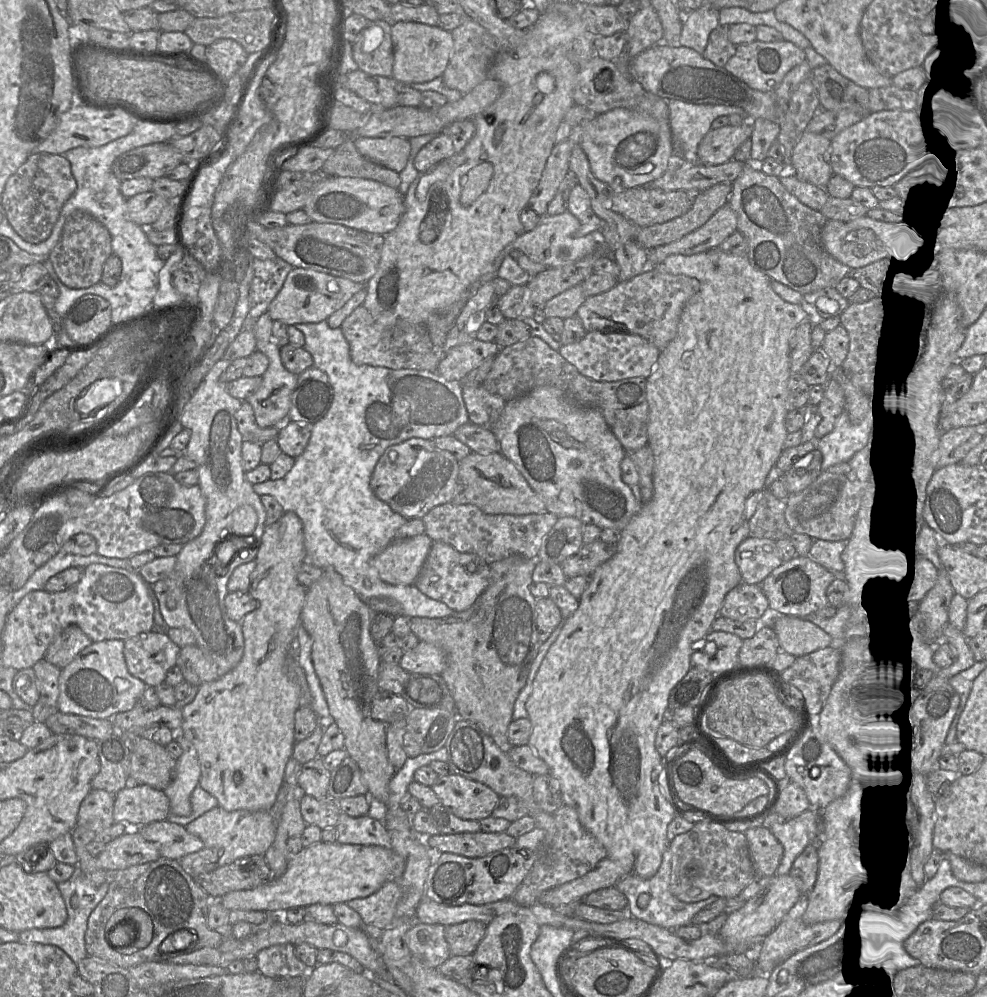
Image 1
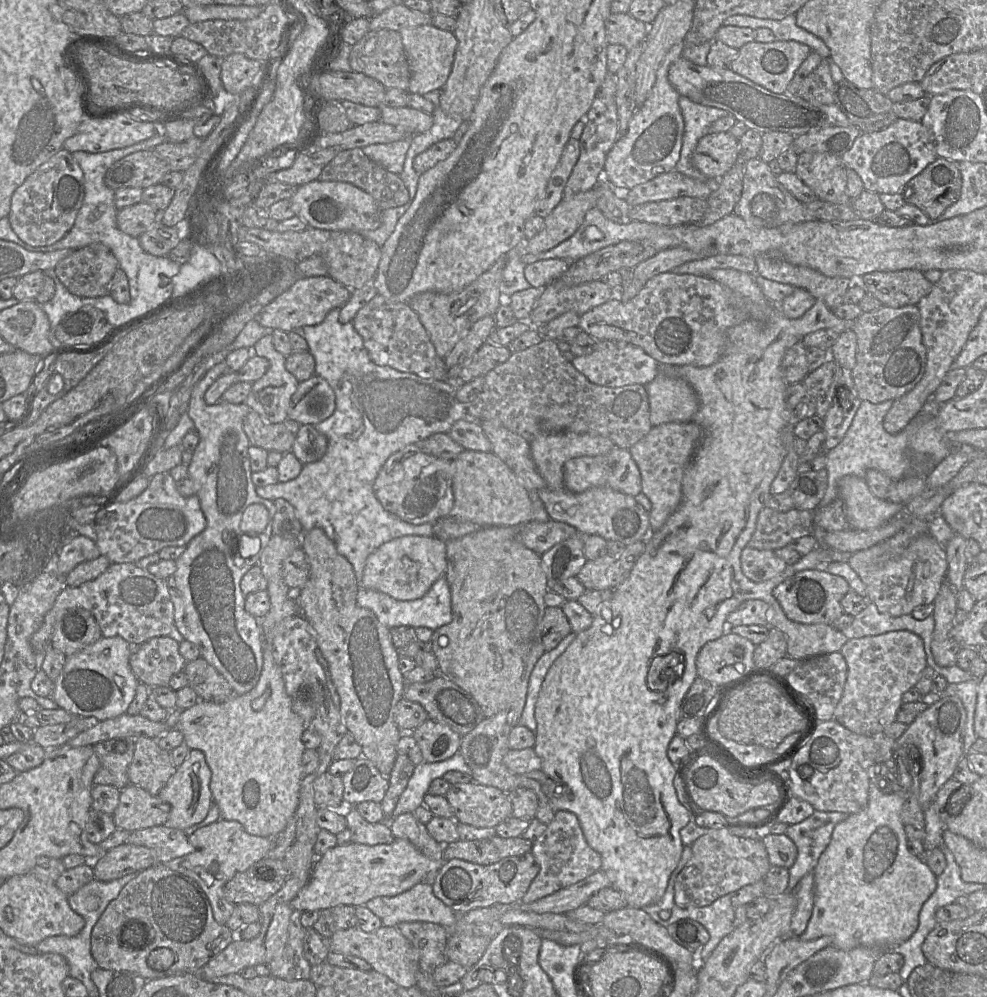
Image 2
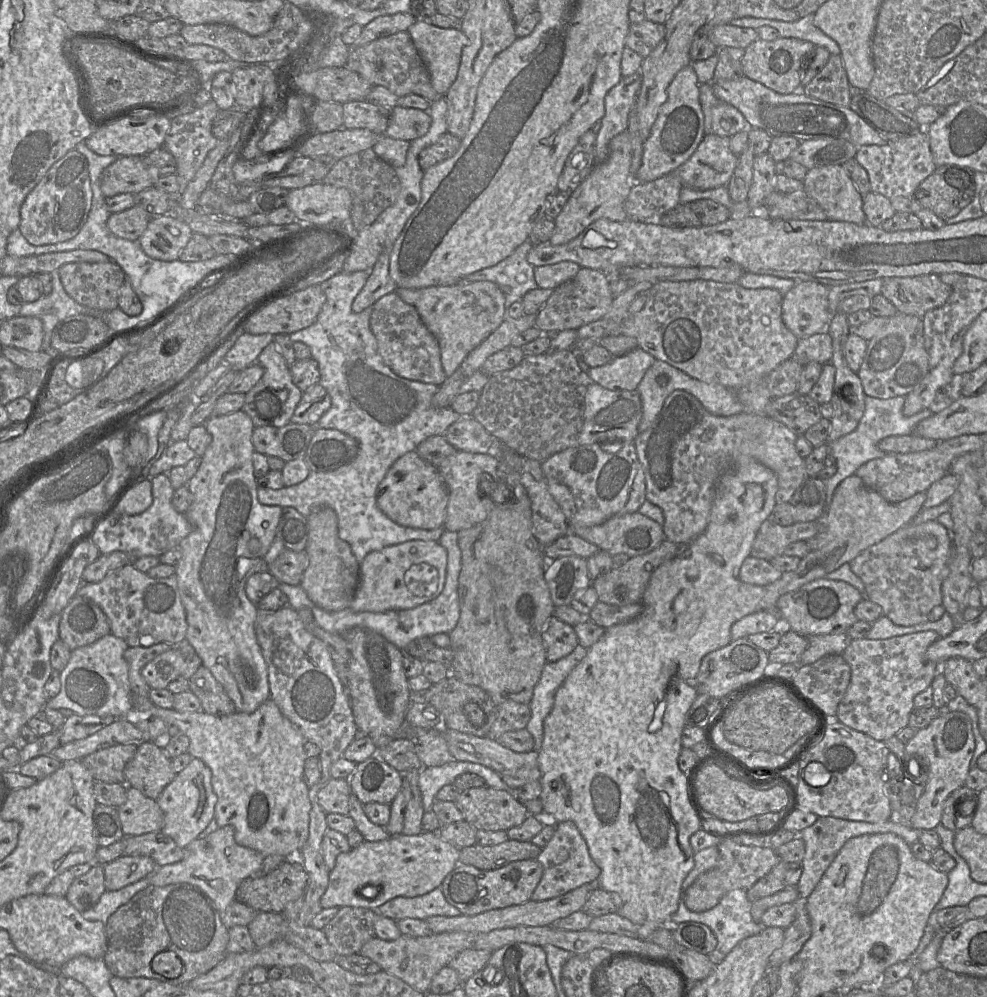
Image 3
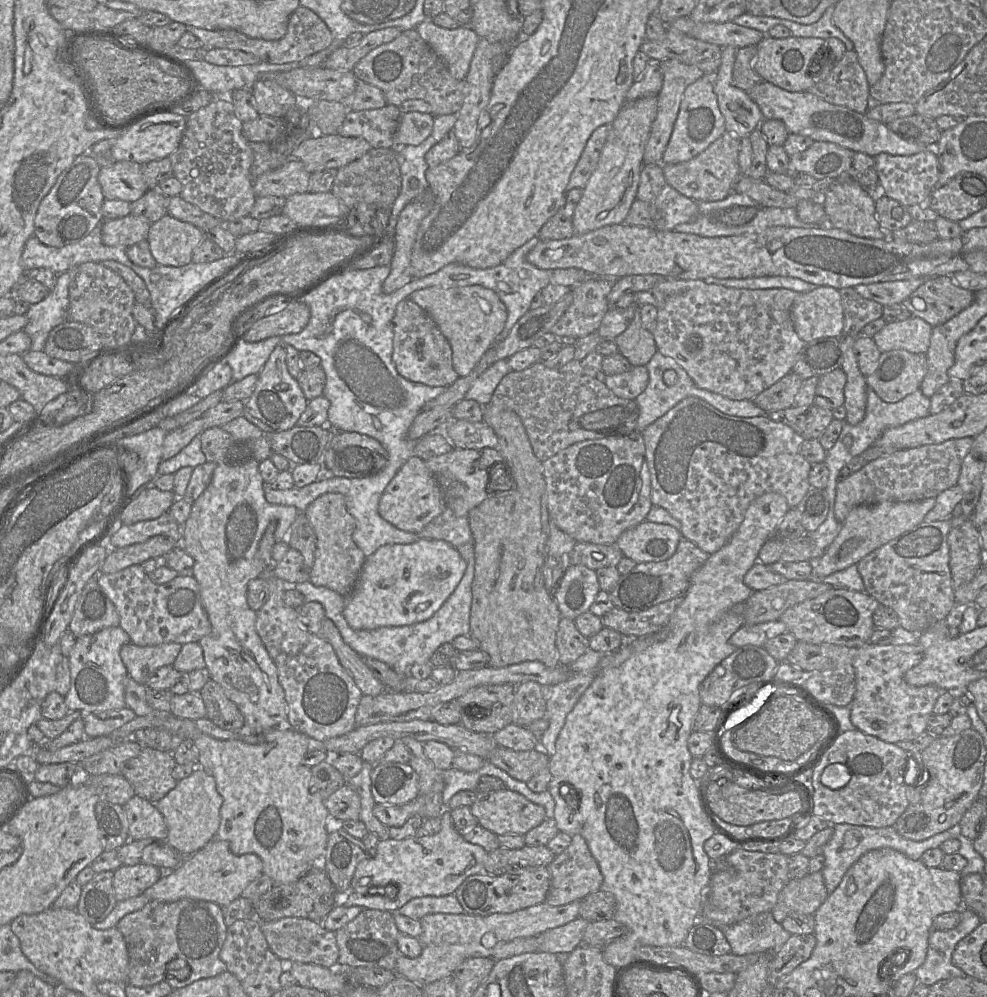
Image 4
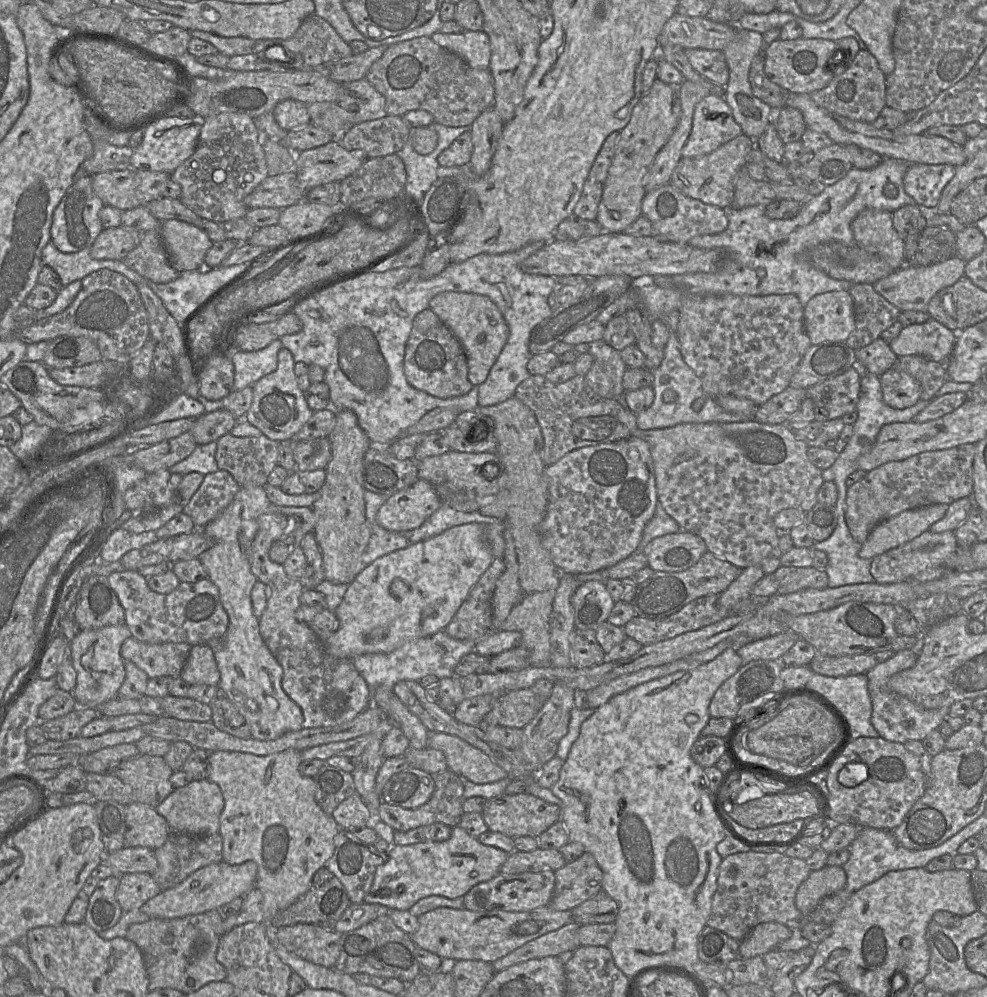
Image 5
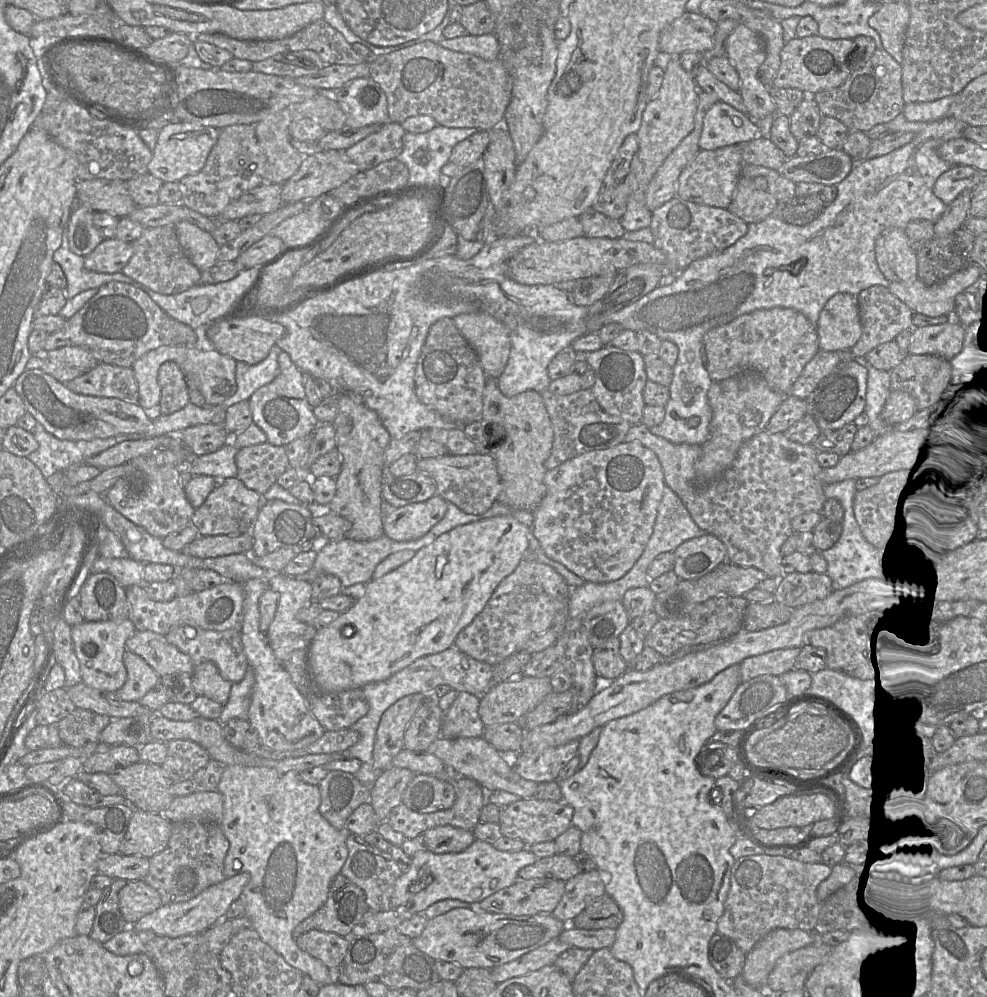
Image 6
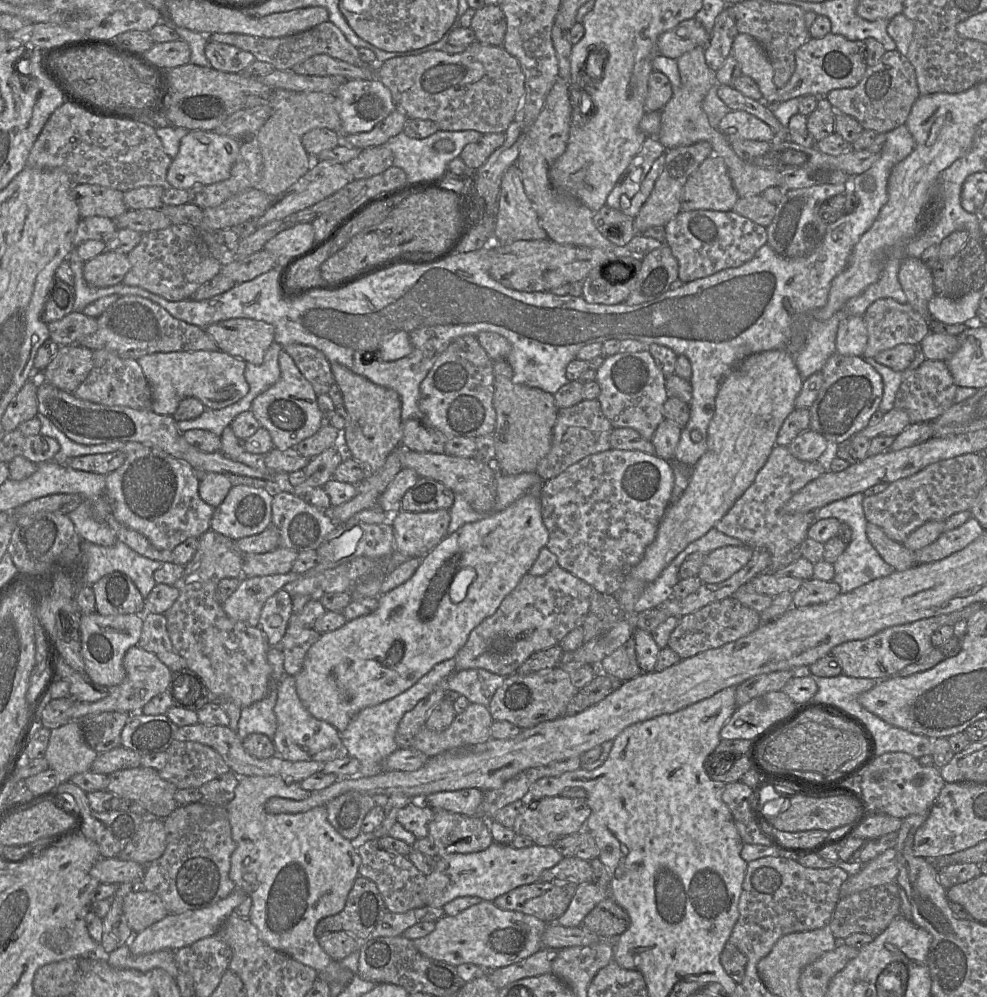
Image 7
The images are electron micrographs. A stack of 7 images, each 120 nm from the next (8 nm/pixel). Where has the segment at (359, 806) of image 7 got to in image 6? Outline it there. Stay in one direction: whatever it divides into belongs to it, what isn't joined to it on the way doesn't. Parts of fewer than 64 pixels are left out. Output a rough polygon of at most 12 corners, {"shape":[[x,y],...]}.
{"shape":[[332,770],[319,783],[321,815],[339,831],[370,788]]}

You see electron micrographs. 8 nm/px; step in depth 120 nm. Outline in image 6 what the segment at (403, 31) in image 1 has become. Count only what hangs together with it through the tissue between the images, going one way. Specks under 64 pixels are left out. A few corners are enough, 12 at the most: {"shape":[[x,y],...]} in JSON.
{"shape":[[467,34],[443,39],[445,49],[472,54],[486,61],[500,51],[495,34]]}

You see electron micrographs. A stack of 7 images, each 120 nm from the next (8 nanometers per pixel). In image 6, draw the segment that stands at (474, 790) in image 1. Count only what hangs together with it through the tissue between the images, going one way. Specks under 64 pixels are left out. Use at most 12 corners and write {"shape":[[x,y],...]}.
{"shape":[[520,798],[502,807],[501,833],[526,845],[572,826],[563,801]]}

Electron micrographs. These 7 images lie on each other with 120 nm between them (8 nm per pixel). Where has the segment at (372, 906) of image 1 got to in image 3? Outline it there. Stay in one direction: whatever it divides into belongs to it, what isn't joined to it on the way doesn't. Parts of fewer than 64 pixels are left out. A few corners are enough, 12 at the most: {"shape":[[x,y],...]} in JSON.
{"shape":[[440,887],[373,909],[394,921],[460,916]]}

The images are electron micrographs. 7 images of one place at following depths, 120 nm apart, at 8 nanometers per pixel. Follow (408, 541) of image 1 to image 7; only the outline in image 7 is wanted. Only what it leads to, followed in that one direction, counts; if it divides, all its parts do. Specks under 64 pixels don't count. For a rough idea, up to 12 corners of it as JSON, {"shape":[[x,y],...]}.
{"shape":[[539,491],[467,523],[293,676],[341,732],[455,658],[548,539]]}

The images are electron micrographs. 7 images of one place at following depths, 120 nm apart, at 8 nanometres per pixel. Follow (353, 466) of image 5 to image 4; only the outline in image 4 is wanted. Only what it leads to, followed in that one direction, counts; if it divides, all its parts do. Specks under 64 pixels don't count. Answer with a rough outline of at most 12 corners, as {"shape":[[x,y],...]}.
{"shape":[[340,493],[305,510],[316,536],[309,581],[347,597],[366,557]]}

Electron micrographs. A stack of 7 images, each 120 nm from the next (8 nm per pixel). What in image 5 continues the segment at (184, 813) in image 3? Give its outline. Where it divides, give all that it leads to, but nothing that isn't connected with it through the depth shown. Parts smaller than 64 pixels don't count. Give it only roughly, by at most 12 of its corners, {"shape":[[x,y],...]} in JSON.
{"shape":[[206,778],[174,789],[155,809],[171,833],[220,831],[224,799]]}

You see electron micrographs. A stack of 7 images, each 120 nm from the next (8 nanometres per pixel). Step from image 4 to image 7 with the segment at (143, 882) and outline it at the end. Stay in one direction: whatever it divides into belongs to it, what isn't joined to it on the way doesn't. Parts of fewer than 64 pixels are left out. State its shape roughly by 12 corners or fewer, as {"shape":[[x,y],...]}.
{"shape":[[151,891],[123,898],[123,914],[134,933],[168,913]]}

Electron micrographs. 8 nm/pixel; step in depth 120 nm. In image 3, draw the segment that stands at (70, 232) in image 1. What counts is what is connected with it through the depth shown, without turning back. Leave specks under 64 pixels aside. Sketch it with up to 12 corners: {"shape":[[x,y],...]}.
{"shape":[[112,260],[67,263],[66,293],[97,310],[118,307],[125,273]]}

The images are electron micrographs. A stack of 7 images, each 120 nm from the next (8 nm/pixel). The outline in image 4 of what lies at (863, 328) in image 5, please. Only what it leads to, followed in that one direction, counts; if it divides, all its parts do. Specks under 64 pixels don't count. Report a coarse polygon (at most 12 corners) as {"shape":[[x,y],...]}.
{"shape":[[854,287],[839,290],[843,335],[857,338],[883,305]]}

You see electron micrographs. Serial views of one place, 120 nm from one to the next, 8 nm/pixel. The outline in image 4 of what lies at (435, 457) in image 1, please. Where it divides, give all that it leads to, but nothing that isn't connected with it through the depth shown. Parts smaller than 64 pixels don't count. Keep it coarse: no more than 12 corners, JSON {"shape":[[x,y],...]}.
{"shape":[[413,455],[383,491],[379,514],[419,533],[446,503]]}

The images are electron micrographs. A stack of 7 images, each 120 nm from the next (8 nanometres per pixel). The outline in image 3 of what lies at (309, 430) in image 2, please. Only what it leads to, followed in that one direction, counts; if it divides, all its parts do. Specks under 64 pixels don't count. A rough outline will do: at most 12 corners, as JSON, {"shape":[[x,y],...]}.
{"shape":[[316,427],[303,459],[310,471],[350,463],[353,437]]}

